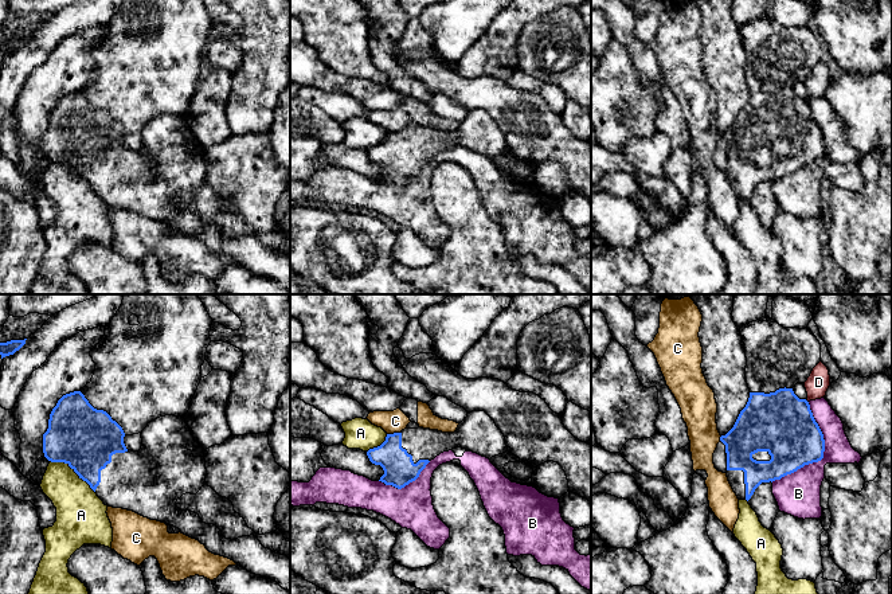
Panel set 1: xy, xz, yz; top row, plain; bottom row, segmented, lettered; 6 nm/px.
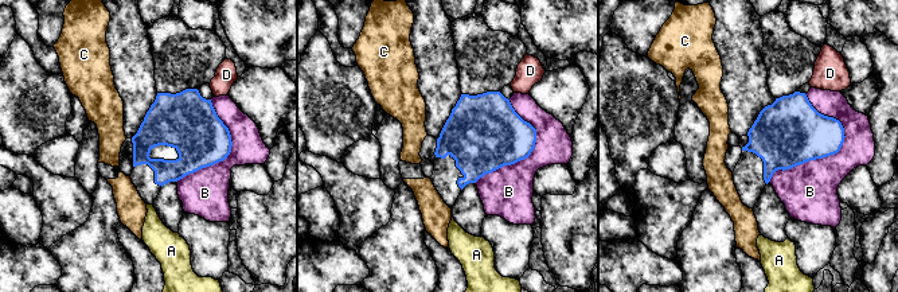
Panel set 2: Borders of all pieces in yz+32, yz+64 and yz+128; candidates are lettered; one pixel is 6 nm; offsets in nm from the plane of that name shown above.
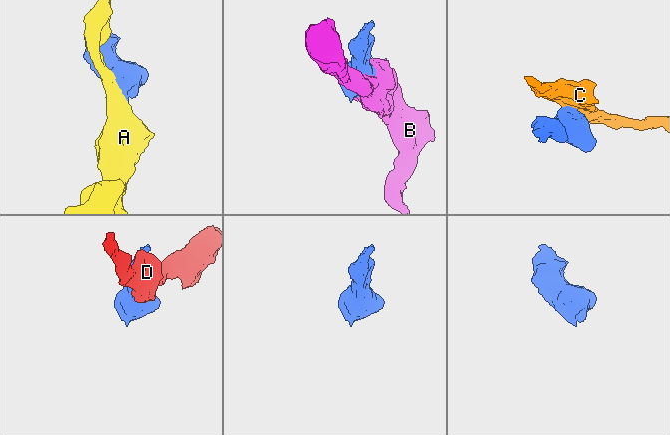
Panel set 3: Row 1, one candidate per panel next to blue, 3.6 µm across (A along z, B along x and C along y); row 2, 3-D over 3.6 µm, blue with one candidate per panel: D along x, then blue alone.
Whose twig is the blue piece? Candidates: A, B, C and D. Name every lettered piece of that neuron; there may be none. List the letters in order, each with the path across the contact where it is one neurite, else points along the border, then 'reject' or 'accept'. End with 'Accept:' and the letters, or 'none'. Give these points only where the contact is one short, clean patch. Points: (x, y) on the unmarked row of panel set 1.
A: reject
B: reject
C: border along xz (399, 131), (387, 133); reject
D: reject
Accept: none

